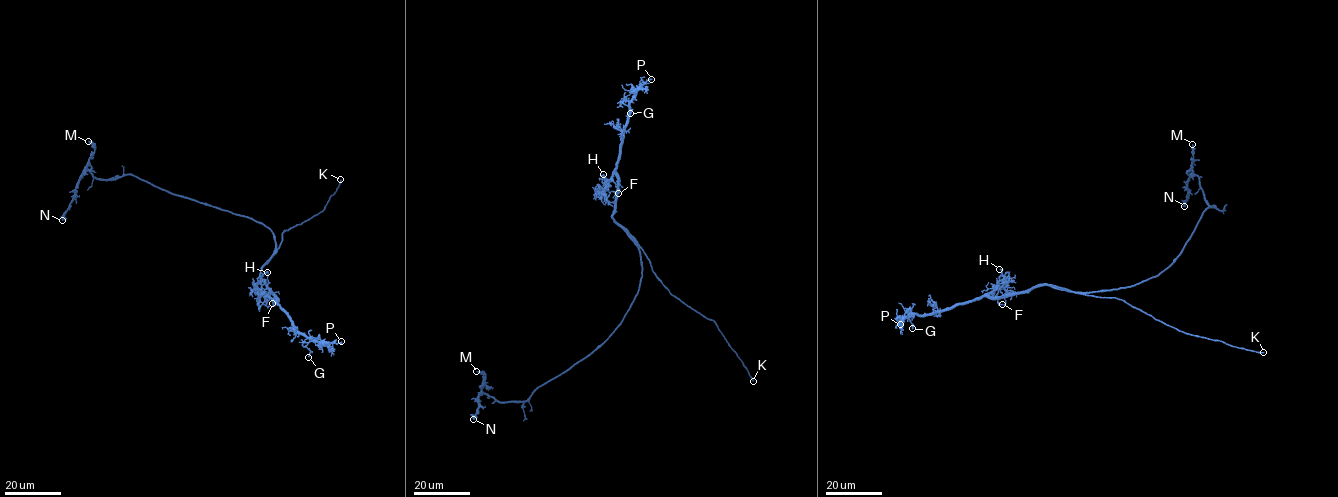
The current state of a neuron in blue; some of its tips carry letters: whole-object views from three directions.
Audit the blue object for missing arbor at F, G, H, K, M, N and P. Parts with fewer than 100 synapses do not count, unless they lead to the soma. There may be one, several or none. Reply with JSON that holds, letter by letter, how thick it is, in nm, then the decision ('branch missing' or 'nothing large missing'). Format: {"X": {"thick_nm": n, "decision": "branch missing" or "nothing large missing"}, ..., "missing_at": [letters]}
{"F": {"thick_nm": 110, "decision": "nothing large missing"}, "G": {"thick_nm": 110, "decision": "nothing large missing"}, "H": {"thick_nm": 150, "decision": "nothing large missing"}, "K": {"thick_nm": 200, "decision": "branch missing"}, "M": {"thick_nm": 130, "decision": "nothing large missing"}, "N": {"thick_nm": 340, "decision": "nothing large missing"}, "P": {"thick_nm": 150, "decision": "nothing large missing"}, "missing_at": ["K"]}

